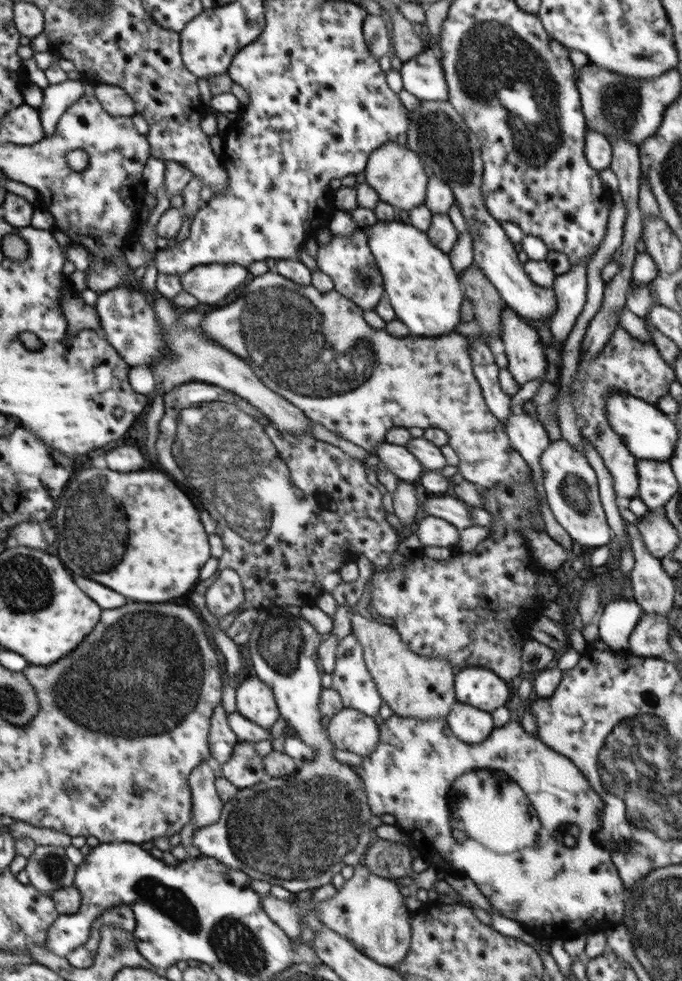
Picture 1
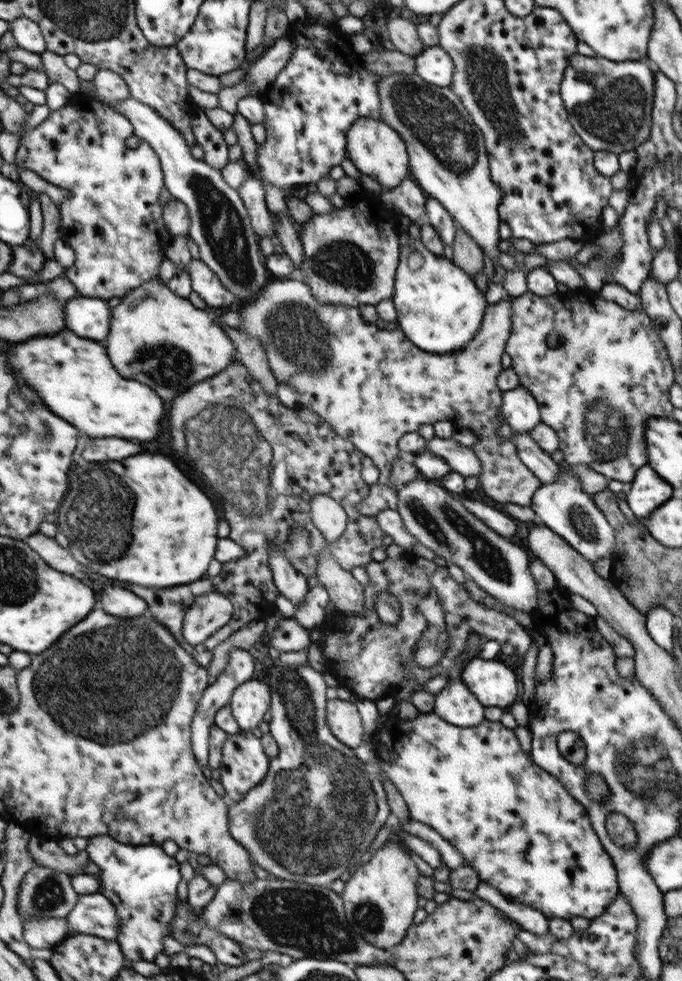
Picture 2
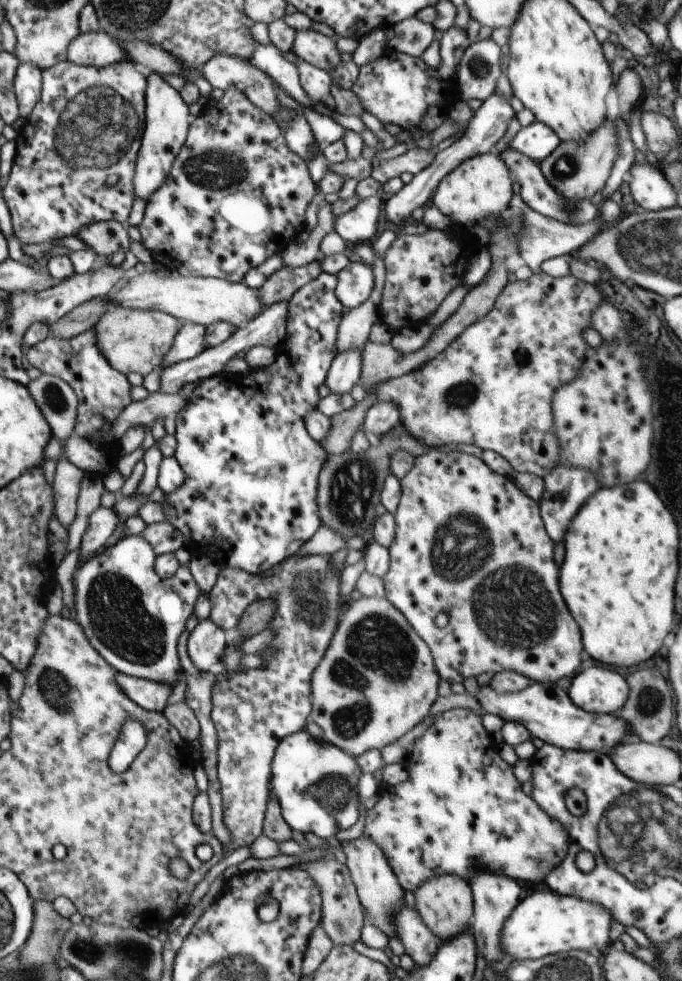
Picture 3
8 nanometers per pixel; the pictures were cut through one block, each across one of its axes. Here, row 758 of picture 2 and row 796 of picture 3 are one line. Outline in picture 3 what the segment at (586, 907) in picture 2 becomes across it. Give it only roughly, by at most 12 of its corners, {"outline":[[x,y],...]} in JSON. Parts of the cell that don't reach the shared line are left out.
{"outline":[[470,709],[444,711],[362,836],[414,893],[542,882],[568,831]]}

